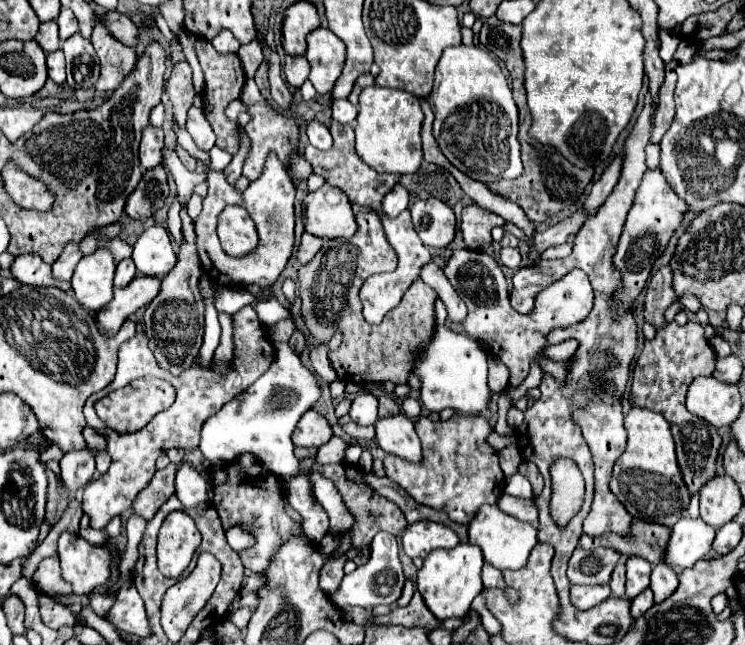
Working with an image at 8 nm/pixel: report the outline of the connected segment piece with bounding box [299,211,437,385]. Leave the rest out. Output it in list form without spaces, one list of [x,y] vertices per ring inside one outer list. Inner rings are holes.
[[[375,211],[357,213],[357,233],[351,239],[329,239],[323,243],[321,251],[299,269],[299,293],[303,299],[303,319],[311,337],[331,339],[339,329],[343,331],[343,343],[337,351],[329,353],[329,361],[337,377],[345,383],[405,383],[407,375],[413,369],[413,355],[425,345],[425,339],[433,333],[433,301],[437,293],[415,279],[413,285],[405,291],[401,303],[391,309],[381,325],[369,325],[361,315],[361,301],[357,297],[361,283],[381,271],[397,269],[397,255],[389,247],[381,219]],[[339,299],[345,303],[339,309]]]

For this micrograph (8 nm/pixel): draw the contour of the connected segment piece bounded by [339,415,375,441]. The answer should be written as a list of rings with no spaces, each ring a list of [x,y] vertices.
[[[349,415],[341,417],[341,419],[339,419],[339,425],[341,425],[343,431],[345,431],[349,437],[353,437],[353,439],[359,439],[359,441],[371,441],[371,439],[375,439],[375,427],[373,427],[373,425],[361,427],[361,425],[353,423]]]

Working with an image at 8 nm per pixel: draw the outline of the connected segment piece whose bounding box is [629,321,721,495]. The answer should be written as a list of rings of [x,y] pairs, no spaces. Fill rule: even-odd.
[[[673,321],[661,331],[657,331],[655,339],[651,341],[645,339],[643,351],[633,367],[629,403],[631,407],[643,407],[665,415],[675,439],[677,461],[691,495],[699,491],[705,485],[705,481],[715,477],[715,461],[717,461],[721,437],[713,425],[701,421],[699,417],[695,417],[685,409],[685,393],[695,377],[713,373],[715,359],[717,359],[715,351],[705,339],[705,329],[699,323],[689,321],[685,327],[679,327]]]

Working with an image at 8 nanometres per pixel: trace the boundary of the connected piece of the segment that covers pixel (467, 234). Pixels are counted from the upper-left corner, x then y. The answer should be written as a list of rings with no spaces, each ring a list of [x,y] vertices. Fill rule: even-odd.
[[[477,205],[465,207],[463,217],[461,217],[461,233],[463,233],[463,241],[467,249],[487,251],[493,243],[491,229],[497,225],[505,225],[505,219]]]

